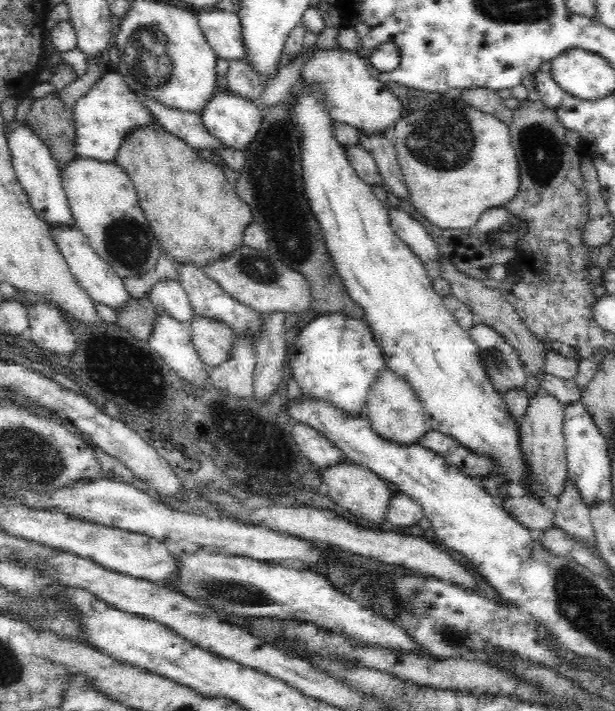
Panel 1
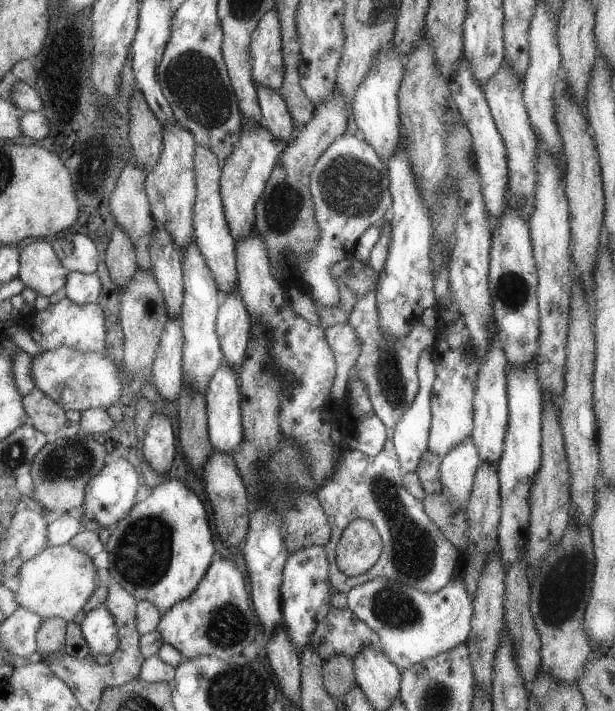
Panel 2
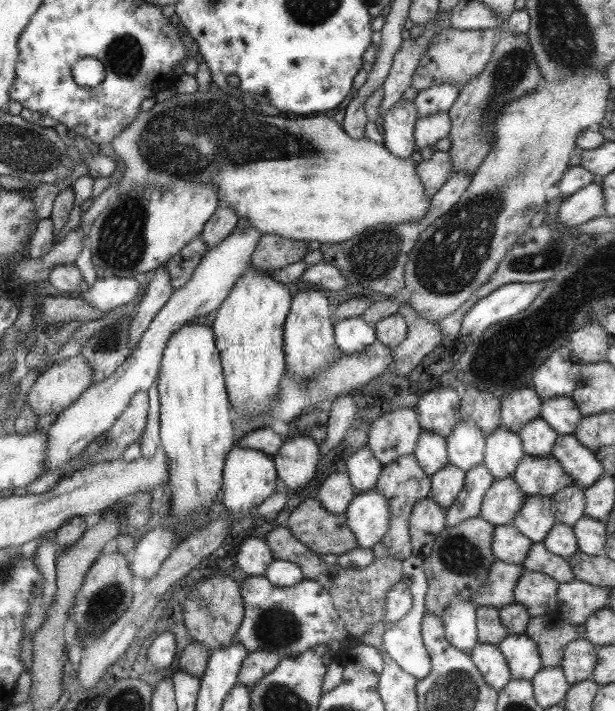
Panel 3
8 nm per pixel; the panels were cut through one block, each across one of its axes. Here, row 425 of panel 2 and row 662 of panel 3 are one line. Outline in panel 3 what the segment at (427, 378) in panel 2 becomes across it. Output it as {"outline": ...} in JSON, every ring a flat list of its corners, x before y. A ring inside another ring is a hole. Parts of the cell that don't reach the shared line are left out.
{"outline":[[409,556,407,560,403,560,403,582,409,586,409,590,413,594,413,606,399,622,387,624,387,632,383,634,383,646,385,646,387,654,391,656,391,660,395,660,395,664,399,664,399,668,403,668,403,672,421,680,421,678,427,678,429,670,431,670,431,660,429,660,429,654,427,654,427,648,425,648,423,636,421,636,421,620,427,614,425,594,429,588,425,572,423,572,423,560,419,560,415,556]]}

